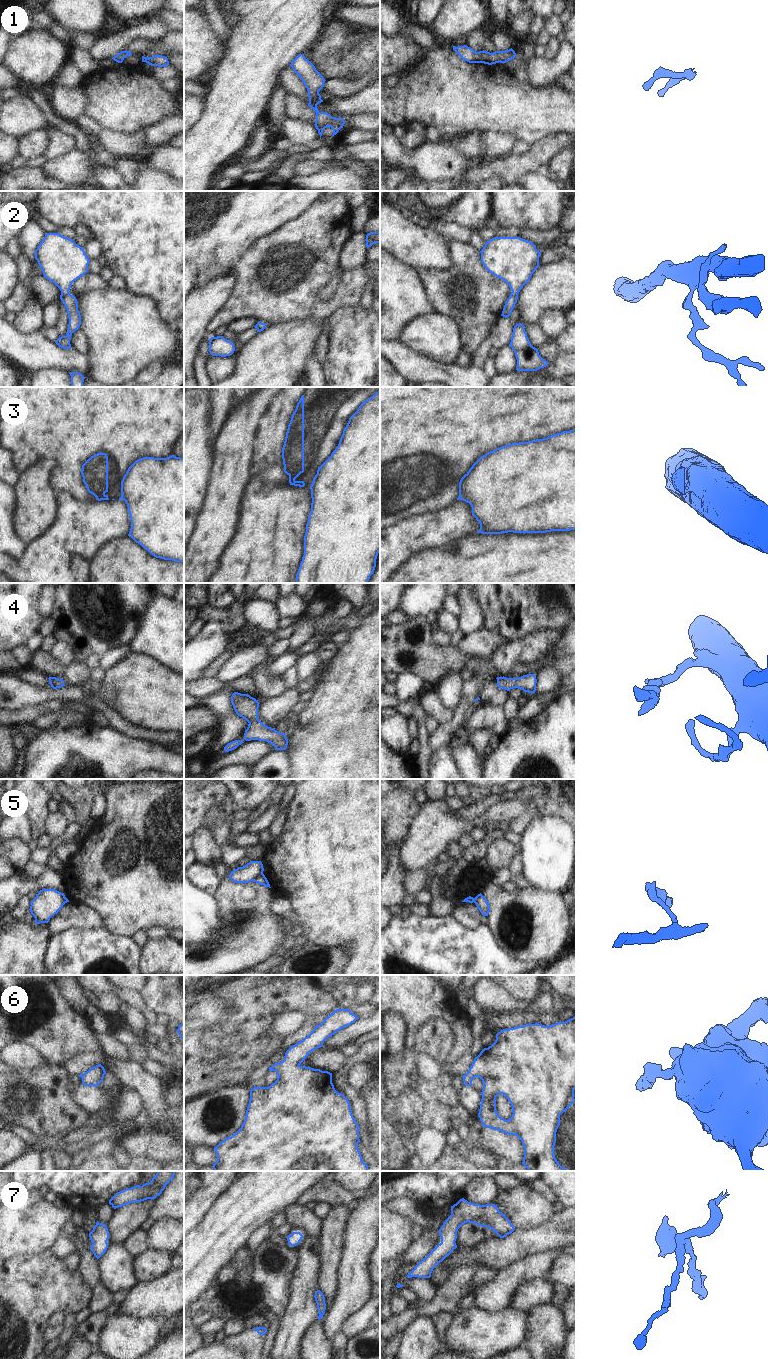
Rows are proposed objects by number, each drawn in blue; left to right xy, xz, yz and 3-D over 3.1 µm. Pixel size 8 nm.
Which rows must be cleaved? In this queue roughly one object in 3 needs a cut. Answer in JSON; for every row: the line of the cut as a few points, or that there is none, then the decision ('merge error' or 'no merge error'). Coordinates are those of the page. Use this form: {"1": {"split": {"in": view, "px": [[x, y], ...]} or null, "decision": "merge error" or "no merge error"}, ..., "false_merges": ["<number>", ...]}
{"1": {"split": null, "decision": "no merge error"}, "2": {"split": null, "decision": "no merge error"}, "3": {"split": {"in": "xy", "px": [[121, 483], [123, 499]]}, "decision": "merge error"}, "4": {"split": null, "decision": "no merge error"}, "5": {"split": {"in": "xz", "px": [[262, 872], [252, 880]]}, "decision": "merge error"}, "6": {"split": null, "decision": "no merge error"}, "7": {"split": null, "decision": "no merge error"}, "false_merges": ["3", "5"]}

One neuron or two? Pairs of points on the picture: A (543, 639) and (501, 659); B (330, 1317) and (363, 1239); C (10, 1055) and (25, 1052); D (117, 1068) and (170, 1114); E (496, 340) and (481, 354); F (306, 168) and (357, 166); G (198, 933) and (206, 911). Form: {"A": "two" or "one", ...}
{"A": "one", "B": "one", "C": "one", "D": "one", "E": "one", "F": "one", "G": "one"}

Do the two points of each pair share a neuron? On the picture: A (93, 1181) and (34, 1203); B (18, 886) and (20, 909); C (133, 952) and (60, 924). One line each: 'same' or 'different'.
A: different
B: different
C: different

